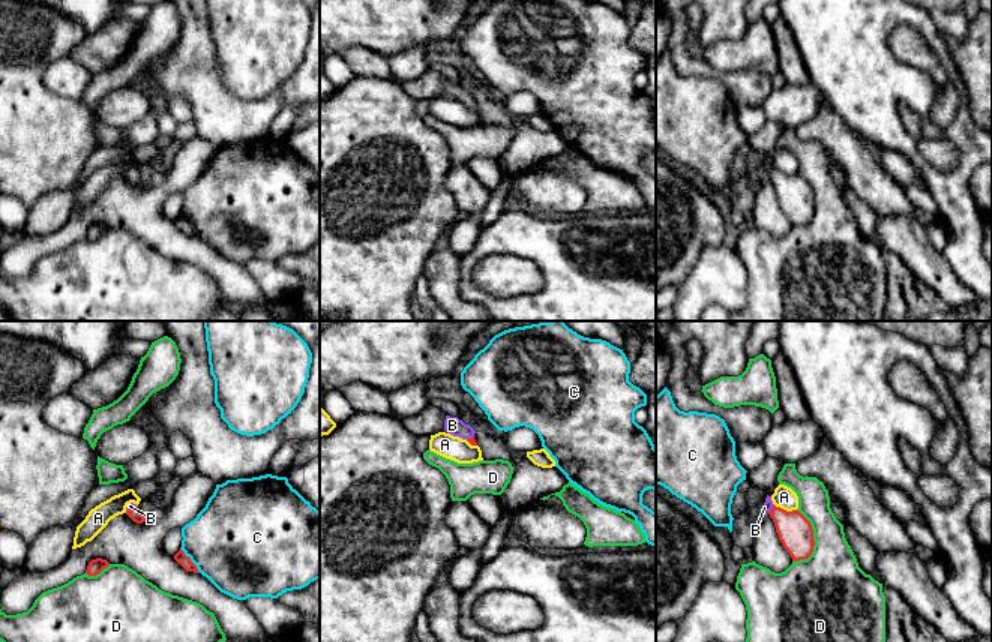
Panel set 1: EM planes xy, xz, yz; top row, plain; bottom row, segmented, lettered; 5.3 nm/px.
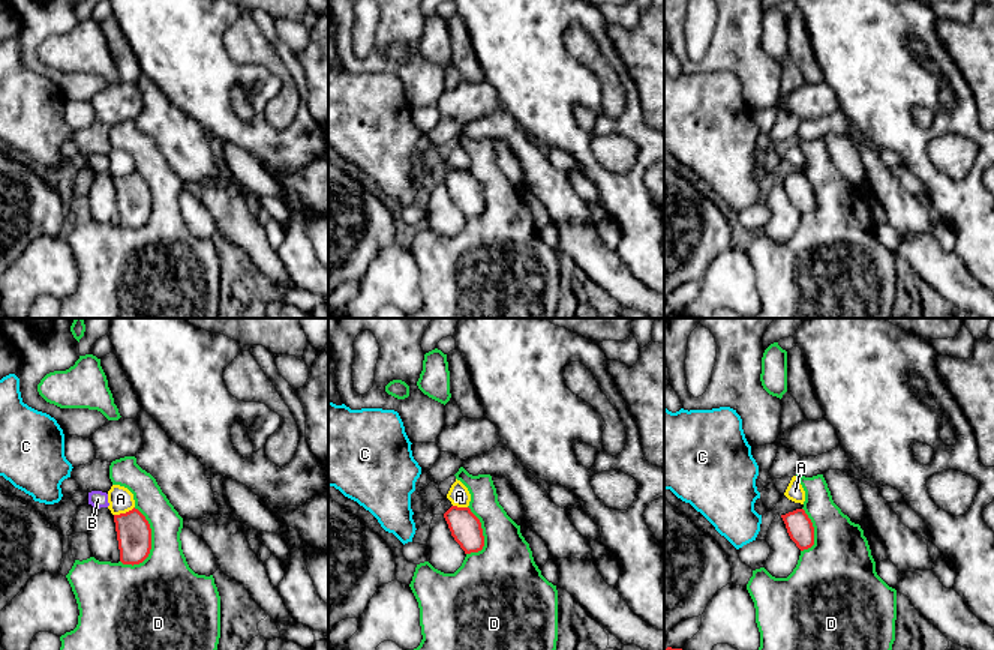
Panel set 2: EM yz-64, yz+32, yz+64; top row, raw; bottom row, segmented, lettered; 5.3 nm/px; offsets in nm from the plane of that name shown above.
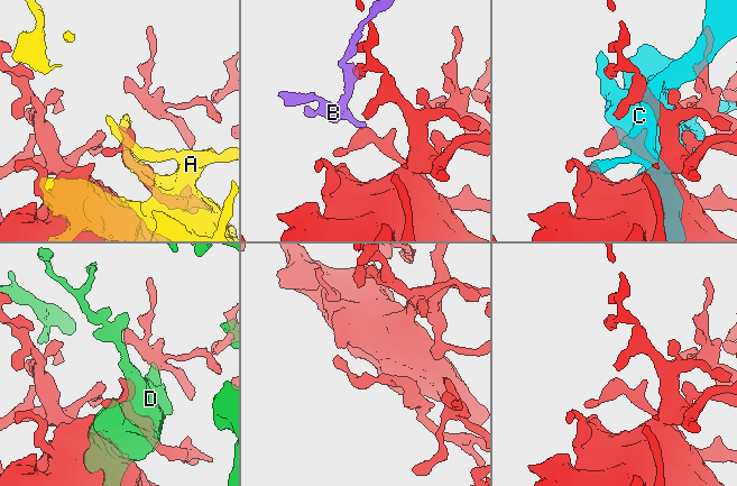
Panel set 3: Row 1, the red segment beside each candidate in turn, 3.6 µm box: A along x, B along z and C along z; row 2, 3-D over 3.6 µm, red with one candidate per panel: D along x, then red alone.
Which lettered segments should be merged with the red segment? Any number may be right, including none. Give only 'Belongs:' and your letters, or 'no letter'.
Belongs: B

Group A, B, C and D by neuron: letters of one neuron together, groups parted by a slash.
A / B / C / D

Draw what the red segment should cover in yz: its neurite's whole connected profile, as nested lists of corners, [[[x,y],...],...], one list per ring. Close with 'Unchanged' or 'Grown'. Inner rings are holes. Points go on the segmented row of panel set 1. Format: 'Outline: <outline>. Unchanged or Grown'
Outline: [[[768,495],[761,510],[773,519],[779,540],[792,561],[807,560],[812,555],[815,546],[813,530],[798,510],[786,512],[776,507]]]. Grown

